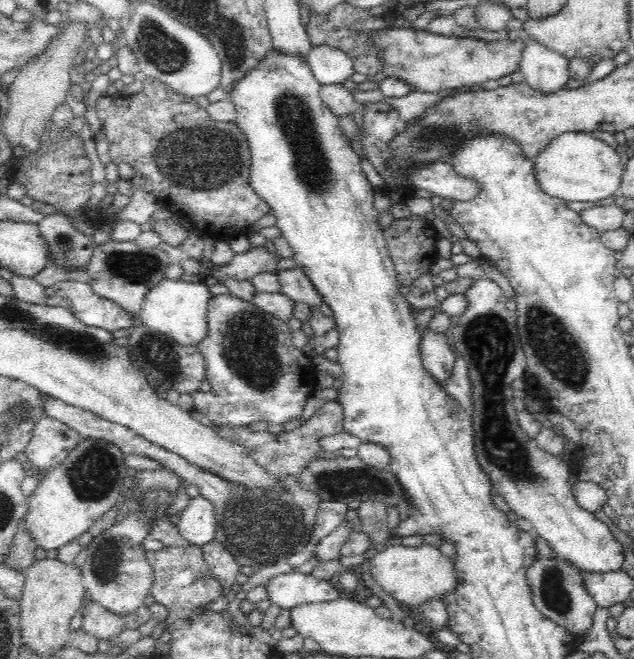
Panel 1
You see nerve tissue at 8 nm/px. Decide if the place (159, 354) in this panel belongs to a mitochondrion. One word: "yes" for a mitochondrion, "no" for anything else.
yes

